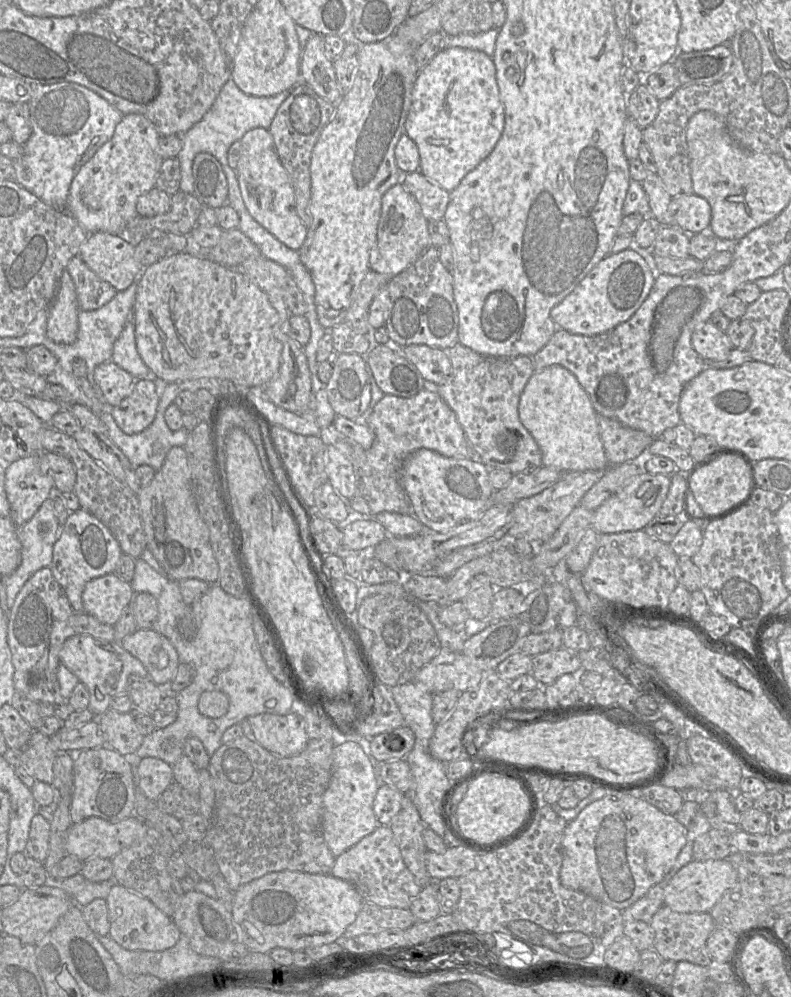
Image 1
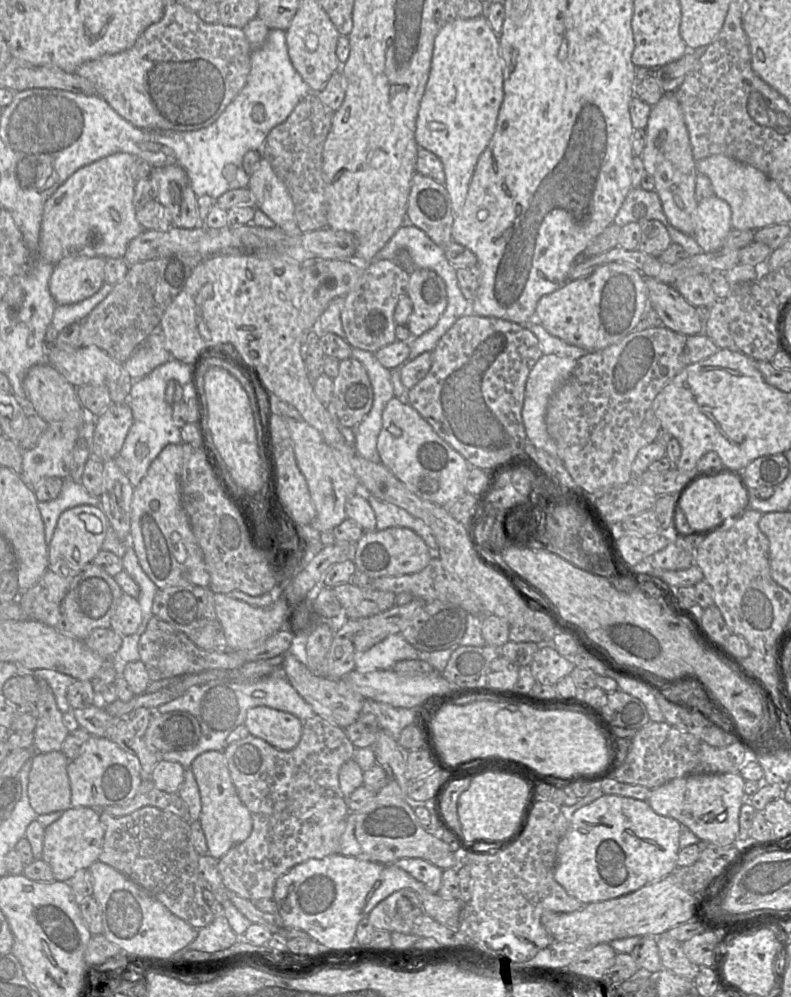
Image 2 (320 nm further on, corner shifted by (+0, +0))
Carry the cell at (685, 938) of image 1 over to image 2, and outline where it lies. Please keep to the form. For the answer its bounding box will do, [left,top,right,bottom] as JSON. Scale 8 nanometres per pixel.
[657,933,701,981]

